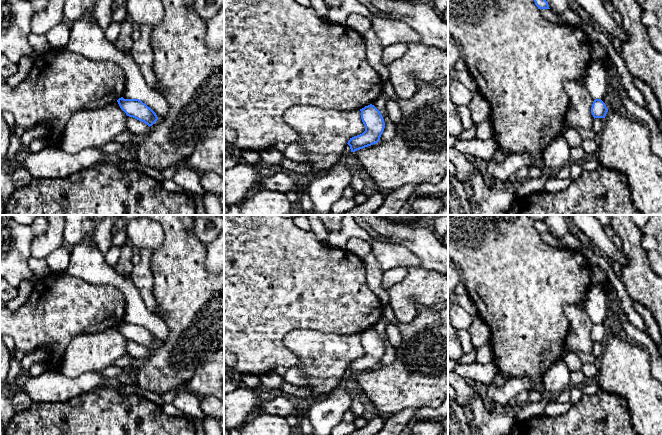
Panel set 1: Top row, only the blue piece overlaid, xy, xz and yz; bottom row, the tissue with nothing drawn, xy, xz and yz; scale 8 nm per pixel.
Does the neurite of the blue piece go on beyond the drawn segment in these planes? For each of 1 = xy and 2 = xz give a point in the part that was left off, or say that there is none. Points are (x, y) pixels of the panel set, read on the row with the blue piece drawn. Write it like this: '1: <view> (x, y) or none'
1: none
2: none

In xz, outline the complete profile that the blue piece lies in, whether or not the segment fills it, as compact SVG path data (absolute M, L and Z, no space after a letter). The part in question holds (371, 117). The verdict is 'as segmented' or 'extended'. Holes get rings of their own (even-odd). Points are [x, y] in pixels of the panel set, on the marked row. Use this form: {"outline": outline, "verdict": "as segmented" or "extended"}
{"outline": "M374 105L365 106L360 111L365 131L350 138L347 144L350 146L351 152L378 143L385 128L383 116Z", "verdict": "as segmented"}

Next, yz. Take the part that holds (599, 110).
{"outline": "M595 99L591 107L591 113L594 119L605 118L607 112L608 108L606 107L605 103L601 99Z", "verdict": "as segmented"}

